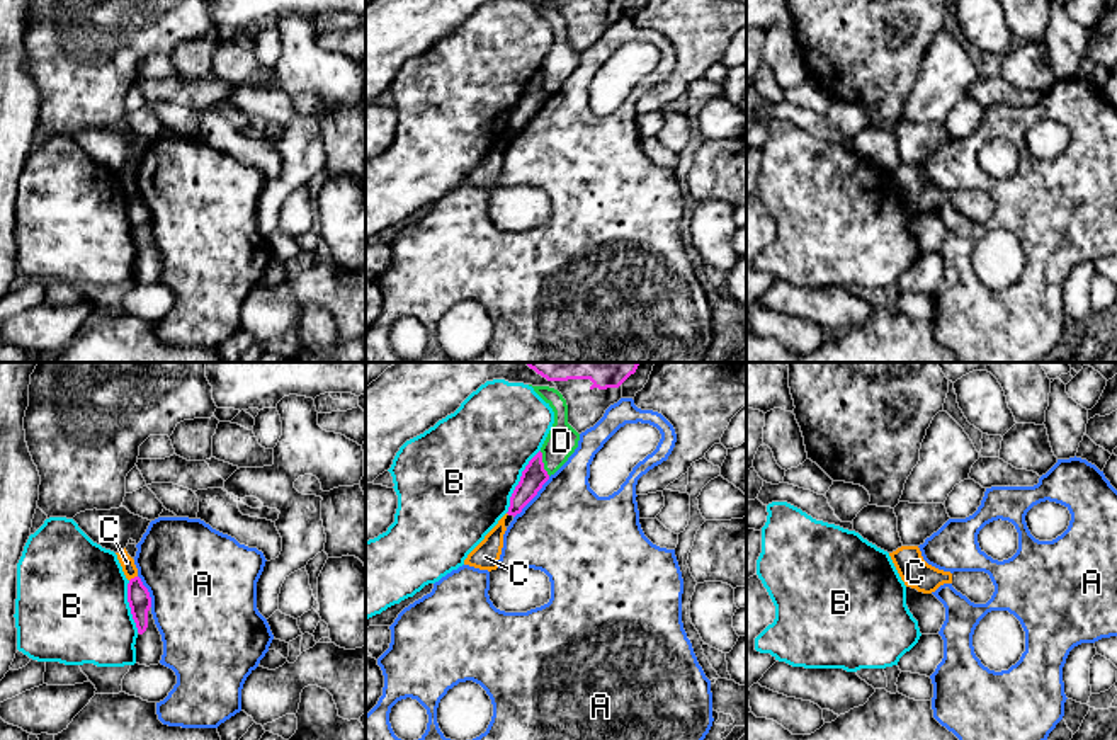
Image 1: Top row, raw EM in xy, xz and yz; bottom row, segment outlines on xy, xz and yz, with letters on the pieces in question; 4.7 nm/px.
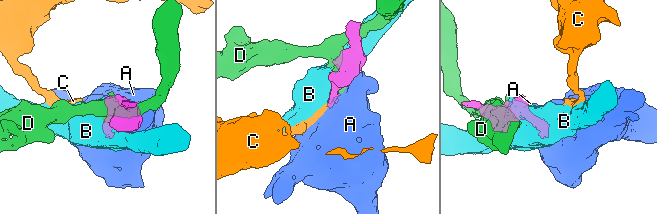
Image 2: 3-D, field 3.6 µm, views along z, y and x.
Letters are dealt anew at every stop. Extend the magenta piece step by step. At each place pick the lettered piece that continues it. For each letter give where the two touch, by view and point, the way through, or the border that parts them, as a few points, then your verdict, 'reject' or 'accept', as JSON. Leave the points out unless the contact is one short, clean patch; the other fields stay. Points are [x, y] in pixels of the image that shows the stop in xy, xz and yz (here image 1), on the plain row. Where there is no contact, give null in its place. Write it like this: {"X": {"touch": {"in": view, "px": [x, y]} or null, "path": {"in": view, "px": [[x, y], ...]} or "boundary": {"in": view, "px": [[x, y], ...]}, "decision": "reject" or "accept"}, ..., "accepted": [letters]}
{"A": {"touch": {"in": "xz", "px": [534, 114]}, "decision": "reject"}, "B": {"touch": {"in": "xz", "px": [519, 101]}, "decision": "reject"}, "C": {"touch": {"in": "xy", "px": [135, 196]}, "boundary": {"in": "xy", "px": [[136, 194], [130, 199]]}, "decision": "reject"}, "D": {"touch": {"in": "xz", "px": [543, 82]}, "decision": "reject"}, "accepted": []}

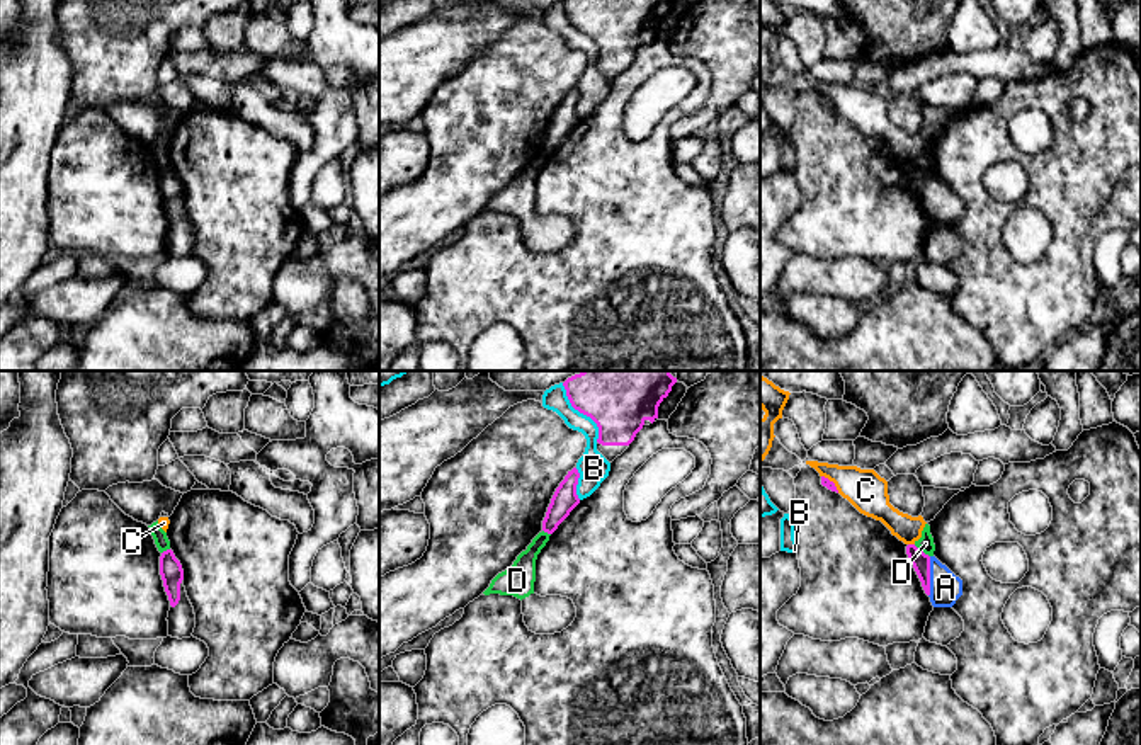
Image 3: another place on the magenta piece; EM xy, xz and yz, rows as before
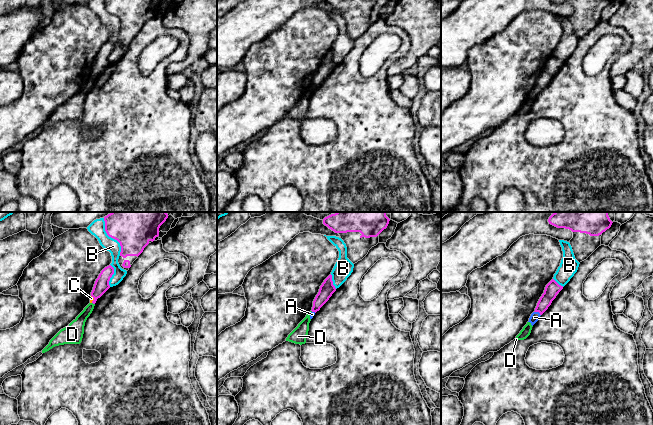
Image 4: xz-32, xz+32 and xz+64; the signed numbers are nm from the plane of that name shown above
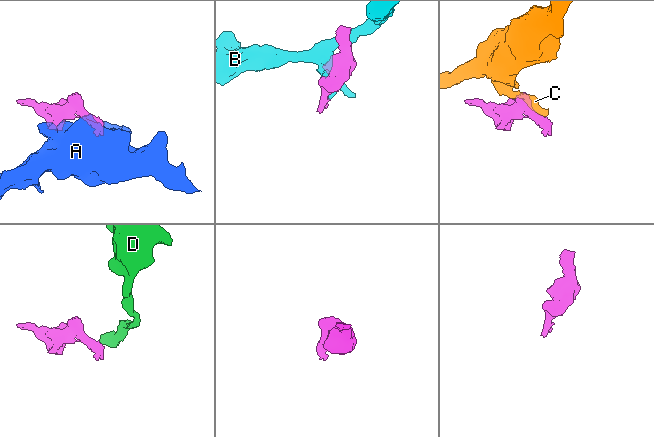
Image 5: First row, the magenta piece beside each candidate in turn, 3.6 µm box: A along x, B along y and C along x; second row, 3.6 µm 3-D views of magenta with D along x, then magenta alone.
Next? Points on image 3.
{"A": {"touch": {"in": "yz", "px": [929, 196]}, "path": {"in": "yz", "px": [[920, 181], [929, 196], [946, 206]]}, "decision": "accept"}, "B": {"touch": {"in": "xz", "px": [582, 31]}, "decision": "reject"}, "C": {"touch": {"in": "yz", "px": [912, 164]}, "decision": "reject"}, "D": {"touch": {"in": "yz", "px": [920, 169]}, "boundary": {"in": "yz", "px": [[913, 164], [929, 176]]}, "decision": "reject"}, "accepted": ["A"]}

